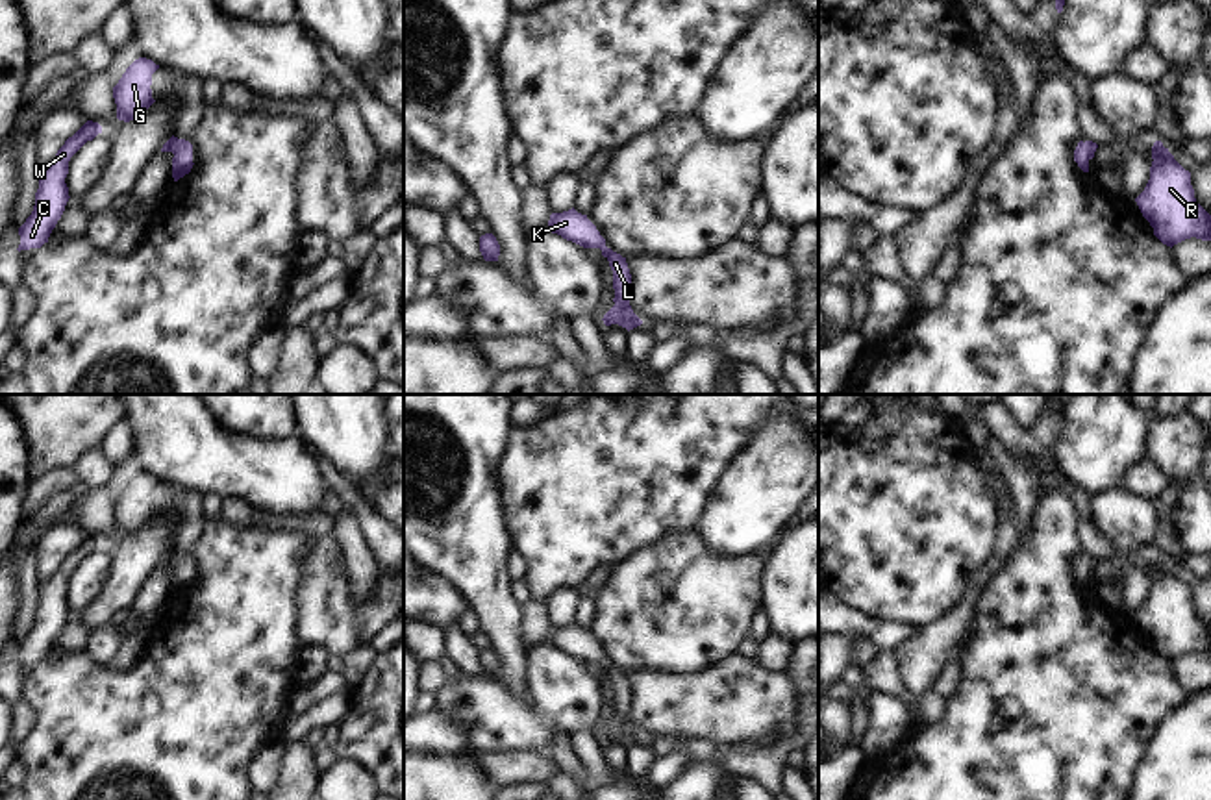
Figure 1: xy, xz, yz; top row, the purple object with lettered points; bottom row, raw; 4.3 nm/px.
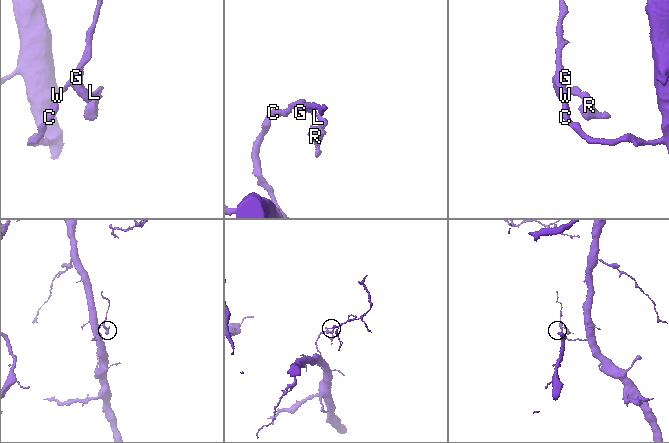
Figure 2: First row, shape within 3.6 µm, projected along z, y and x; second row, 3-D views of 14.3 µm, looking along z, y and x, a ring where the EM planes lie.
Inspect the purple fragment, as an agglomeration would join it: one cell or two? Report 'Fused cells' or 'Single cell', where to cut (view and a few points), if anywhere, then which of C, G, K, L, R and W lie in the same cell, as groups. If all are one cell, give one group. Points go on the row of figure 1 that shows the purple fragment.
Single cell. No split. Groups: C G K L R W

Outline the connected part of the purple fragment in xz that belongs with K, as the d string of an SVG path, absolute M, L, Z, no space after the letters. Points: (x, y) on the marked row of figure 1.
M574 207L563 213L552 213L548 220L548 231L561 235L583 248L600 248L602 256L609 261L613 270L615 306L604 315L604 324L618 324L628 331L641 326L643 320L633 313L630 306L631 296L631 274L626 257L606 246L606 239L587 215L578 213Z

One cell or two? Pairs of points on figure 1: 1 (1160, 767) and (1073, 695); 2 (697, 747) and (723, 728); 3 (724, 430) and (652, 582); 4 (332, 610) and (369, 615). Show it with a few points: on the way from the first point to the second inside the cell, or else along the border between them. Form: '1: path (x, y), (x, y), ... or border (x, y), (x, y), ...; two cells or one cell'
1: border (1165, 717), (1152, 736), (1134, 780); two cells
2: border (695, 736), (702, 736), (715, 745); two cells
3: border (693, 528), (682, 534), (667, 534), (634, 550); two cells
4: path (341, 615), (360, 615); one cell

